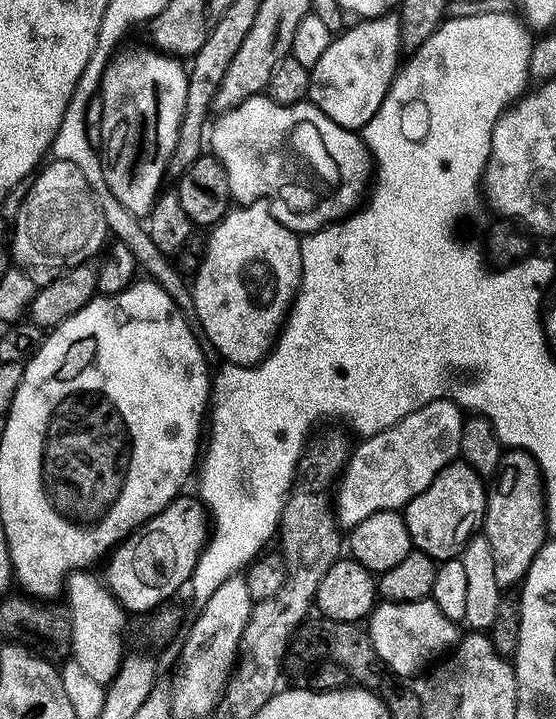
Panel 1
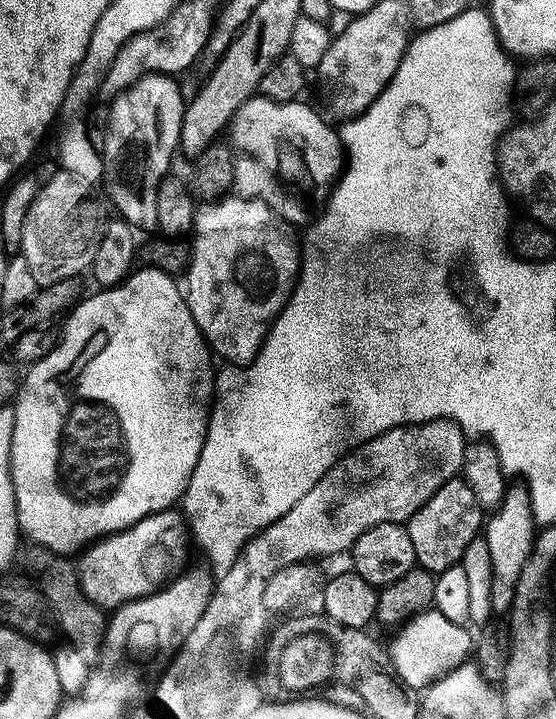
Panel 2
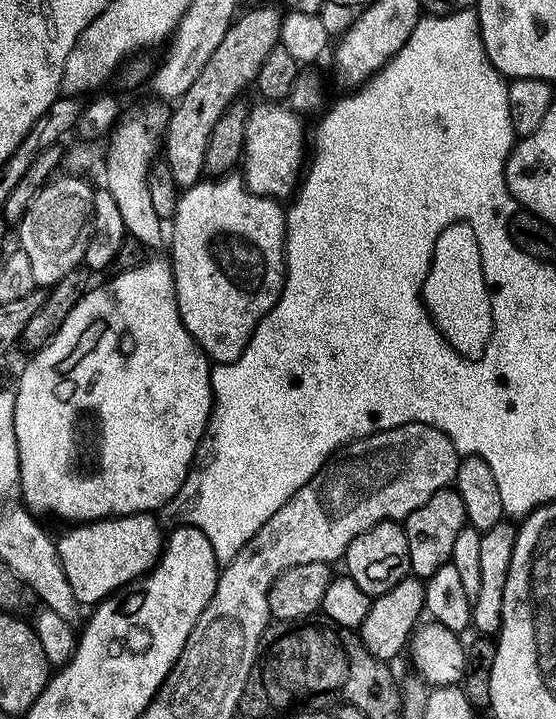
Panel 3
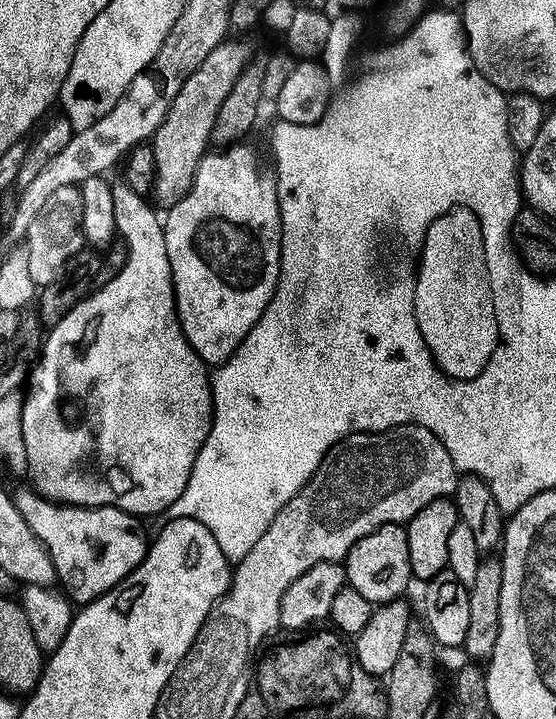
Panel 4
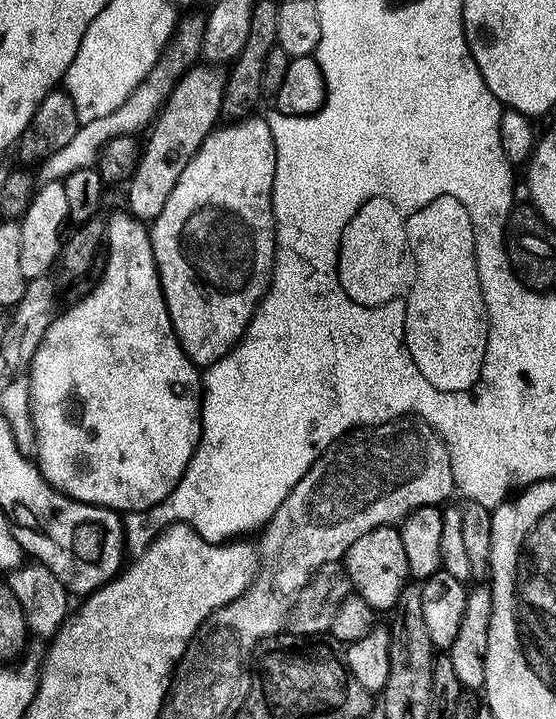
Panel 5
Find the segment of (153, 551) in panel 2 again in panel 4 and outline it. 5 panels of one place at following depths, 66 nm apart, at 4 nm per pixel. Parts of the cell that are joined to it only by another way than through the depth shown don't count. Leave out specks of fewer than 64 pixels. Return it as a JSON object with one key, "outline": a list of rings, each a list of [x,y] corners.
{"outline":[[[28,486],[14,492],[14,499],[22,518],[26,518],[26,526],[30,526],[42,546],[46,546],[54,562],[59,587],[73,605],[88,604],[118,586],[122,578],[130,575],[144,561],[144,555],[148,552],[149,537],[144,537],[144,528],[140,525],[143,523],[131,512],[123,512],[120,508],[77,508],[74,504],[58,504]]]}

